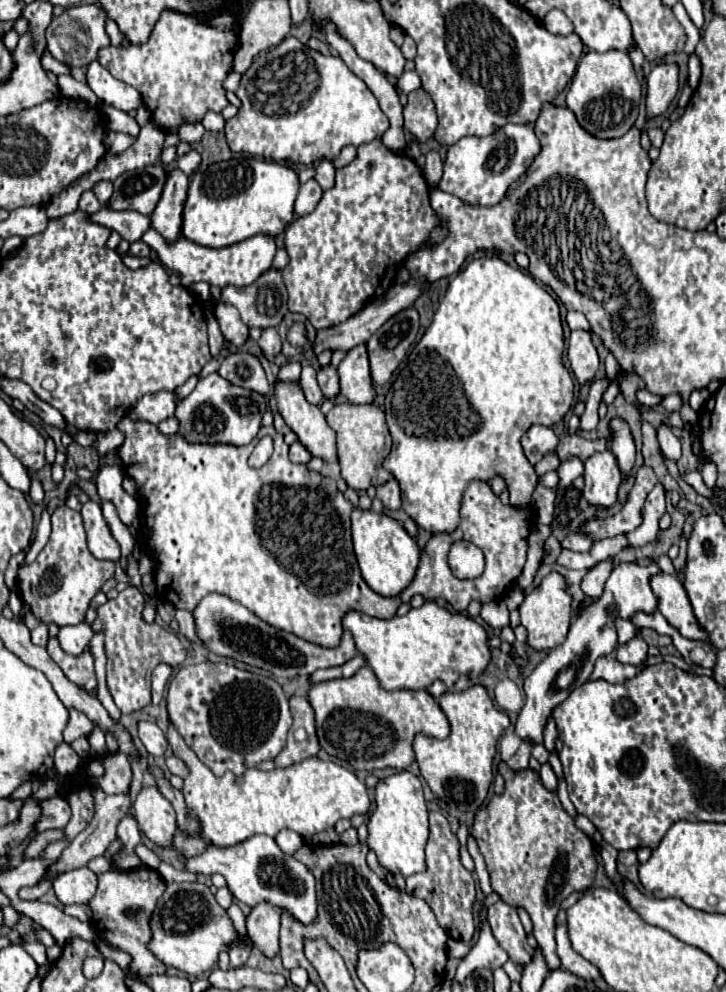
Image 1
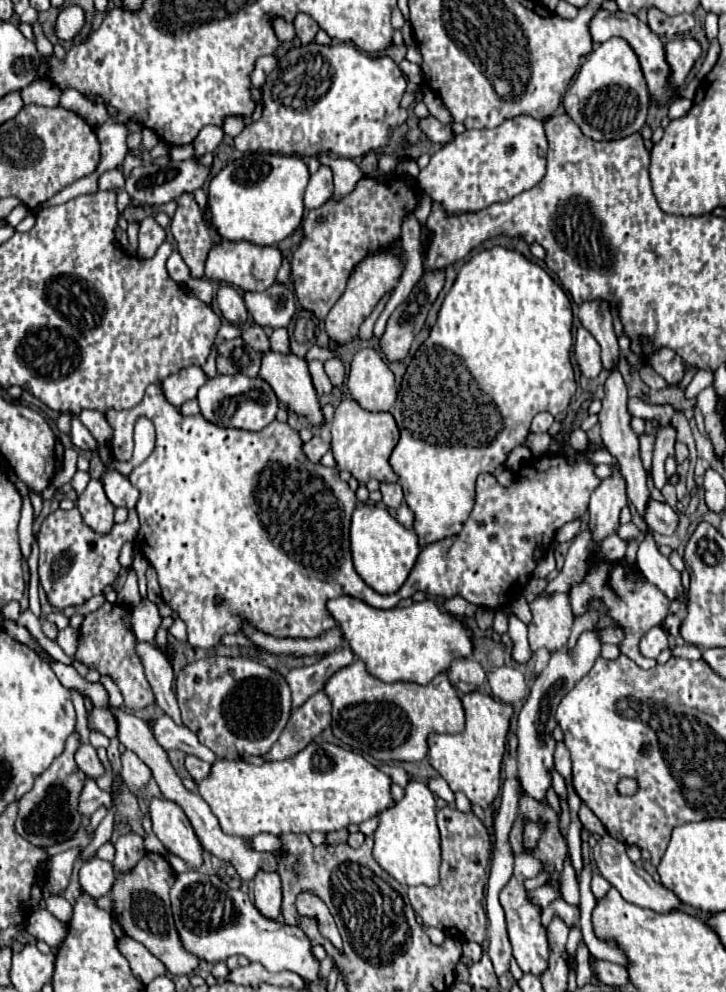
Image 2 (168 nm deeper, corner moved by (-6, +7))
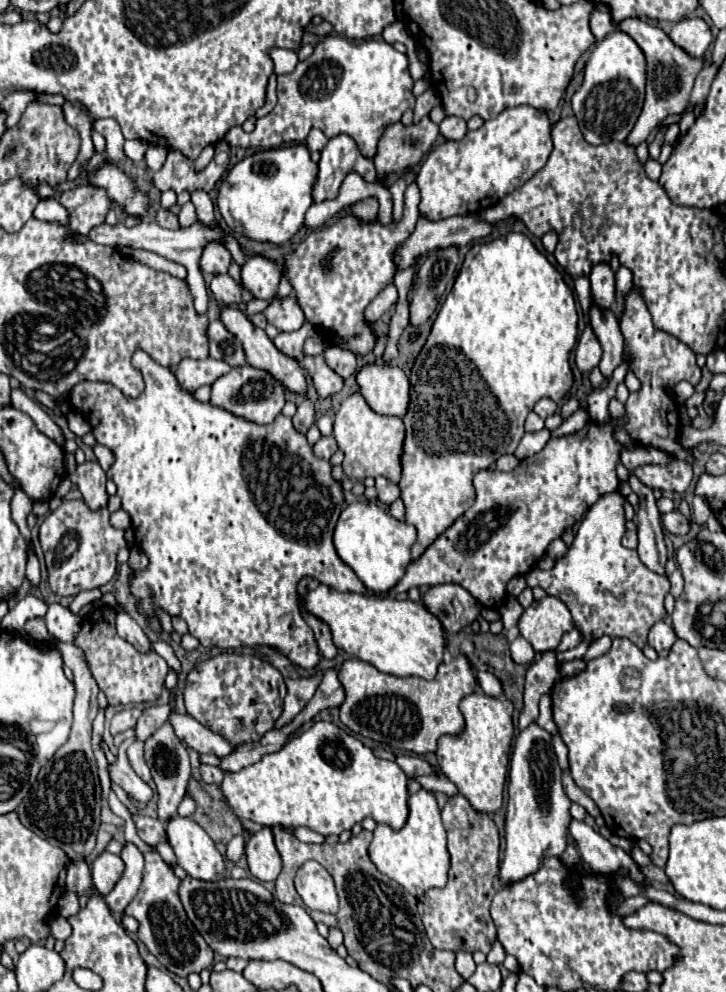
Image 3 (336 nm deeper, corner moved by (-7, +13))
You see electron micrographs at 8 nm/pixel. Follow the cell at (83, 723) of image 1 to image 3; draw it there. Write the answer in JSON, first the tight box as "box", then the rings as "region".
{"box":[110,708,142,736],"region":[[[124,708],[118,714],[114,714],[114,718],[110,722],[112,736],[116,736],[118,732],[124,732],[128,728],[134,728],[140,716],[142,716],[142,710],[138,710],[138,708]]]}

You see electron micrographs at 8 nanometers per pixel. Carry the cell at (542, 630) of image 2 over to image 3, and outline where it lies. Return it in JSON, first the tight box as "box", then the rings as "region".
{"box":[518,596,574,652],"region":[[[546,596],[528,606],[518,622],[520,636],[526,638],[536,652],[554,650],[562,636],[574,628],[574,620],[562,600]]]}

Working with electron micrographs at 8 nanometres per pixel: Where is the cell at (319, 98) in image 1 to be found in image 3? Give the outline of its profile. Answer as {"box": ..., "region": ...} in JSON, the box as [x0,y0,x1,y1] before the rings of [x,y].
{"box":[224,36,414,158],"region":[[[326,36],[314,46],[314,54],[298,62],[296,70],[278,76],[278,102],[274,110],[256,122],[256,130],[246,134],[240,126],[230,128],[224,140],[236,148],[270,150],[304,142],[310,128],[318,128],[326,138],[348,134],[366,158],[374,158],[378,138],[388,124],[414,108],[414,80],[408,72],[408,56],[384,40],[350,42],[342,36]]]}

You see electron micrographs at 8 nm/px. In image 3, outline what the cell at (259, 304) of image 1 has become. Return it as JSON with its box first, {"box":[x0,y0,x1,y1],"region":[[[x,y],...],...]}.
{"box":[264,296,304,332],"region":[[[294,296],[272,300],[272,304],[264,310],[266,320],[274,324],[280,332],[294,332],[304,324],[304,314],[300,312],[300,306],[296,304]]]}

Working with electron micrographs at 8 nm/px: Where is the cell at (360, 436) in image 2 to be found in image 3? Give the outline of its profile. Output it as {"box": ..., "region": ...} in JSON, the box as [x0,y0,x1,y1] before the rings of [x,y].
{"box":[334,394,404,484],"region":[[[362,394],[348,396],[334,416],[334,438],[338,448],[344,452],[344,474],[350,480],[362,482],[364,478],[384,476],[398,484],[402,476],[402,444],[404,444],[404,422],[394,416],[376,414],[364,400]]]}

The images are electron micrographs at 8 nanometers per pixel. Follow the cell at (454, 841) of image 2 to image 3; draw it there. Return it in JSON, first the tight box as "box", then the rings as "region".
{"box":[418,794,500,954],"region":[[[456,794],[456,796],[448,798],[446,806],[442,808],[442,822],[444,822],[444,828],[448,832],[448,852],[452,856],[448,884],[444,888],[428,890],[418,900],[418,914],[422,918],[426,936],[432,942],[434,948],[438,948],[438,950],[452,950],[452,952],[458,952],[458,950],[476,952],[476,950],[480,950],[480,952],[488,954],[492,944],[494,944],[494,940],[496,940],[496,928],[492,924],[488,908],[490,908],[492,896],[496,894],[494,882],[498,878],[498,864],[500,864],[500,836],[498,836],[498,828],[492,822],[490,816],[476,812],[462,794]]]}

